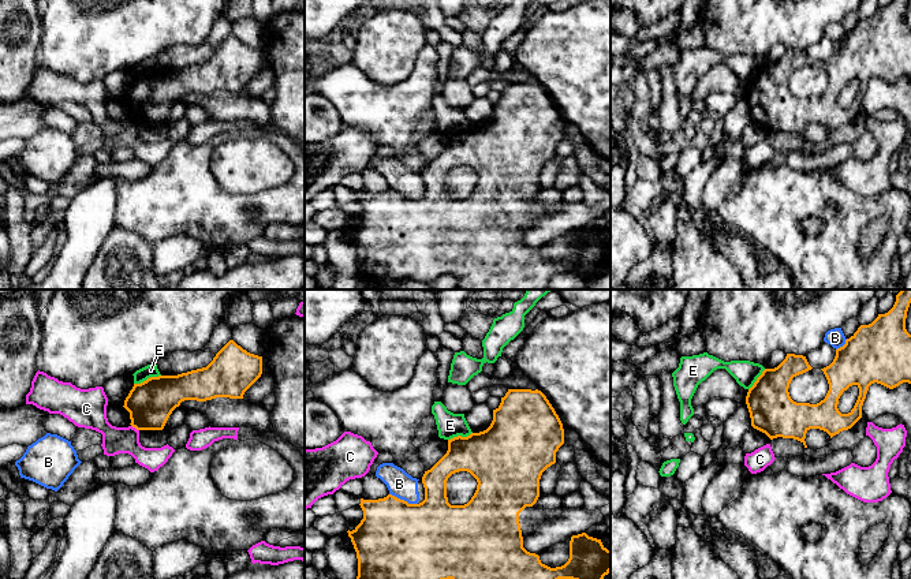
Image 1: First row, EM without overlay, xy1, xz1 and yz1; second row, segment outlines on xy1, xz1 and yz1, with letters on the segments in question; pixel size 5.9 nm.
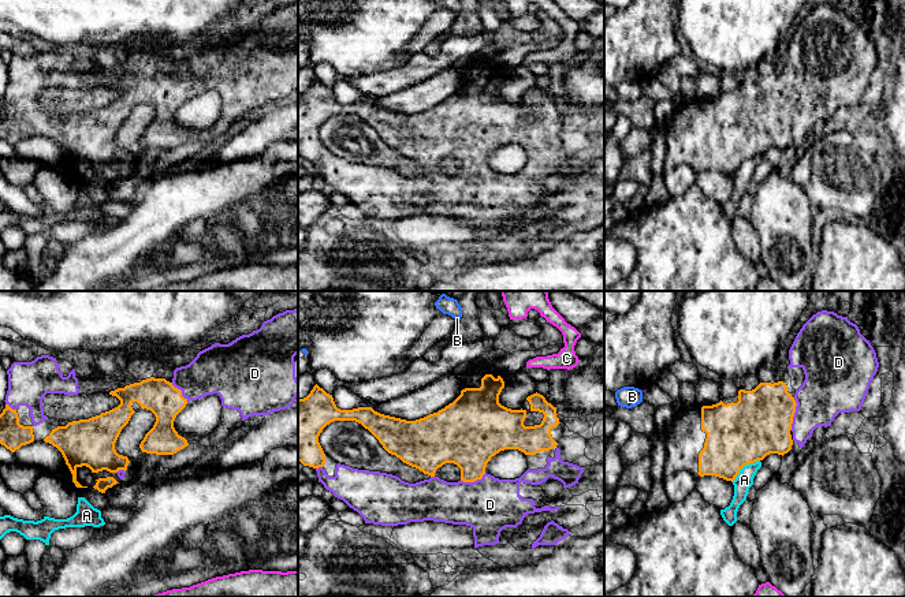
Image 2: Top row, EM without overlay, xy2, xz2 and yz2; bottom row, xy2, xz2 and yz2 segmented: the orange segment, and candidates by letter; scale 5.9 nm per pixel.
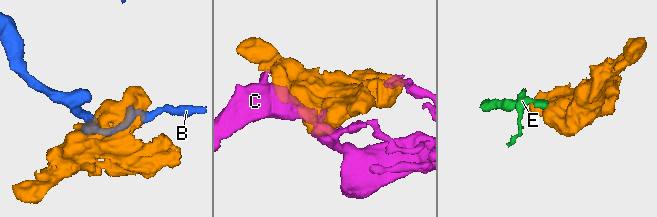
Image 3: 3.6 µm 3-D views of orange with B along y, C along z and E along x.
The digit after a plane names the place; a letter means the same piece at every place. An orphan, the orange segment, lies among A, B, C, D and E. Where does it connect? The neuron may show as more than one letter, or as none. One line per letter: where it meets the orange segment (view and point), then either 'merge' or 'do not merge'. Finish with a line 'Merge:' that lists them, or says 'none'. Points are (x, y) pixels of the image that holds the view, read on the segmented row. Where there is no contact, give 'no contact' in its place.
A: yz2 (744, 465) | do not merge
B: xz1 (403, 500) | do not merge
C: xy1 (135, 428) | do not merge
D: yz2 (793, 414) | merge
E: xy1 (148, 378) | do not merge
Merge: D

